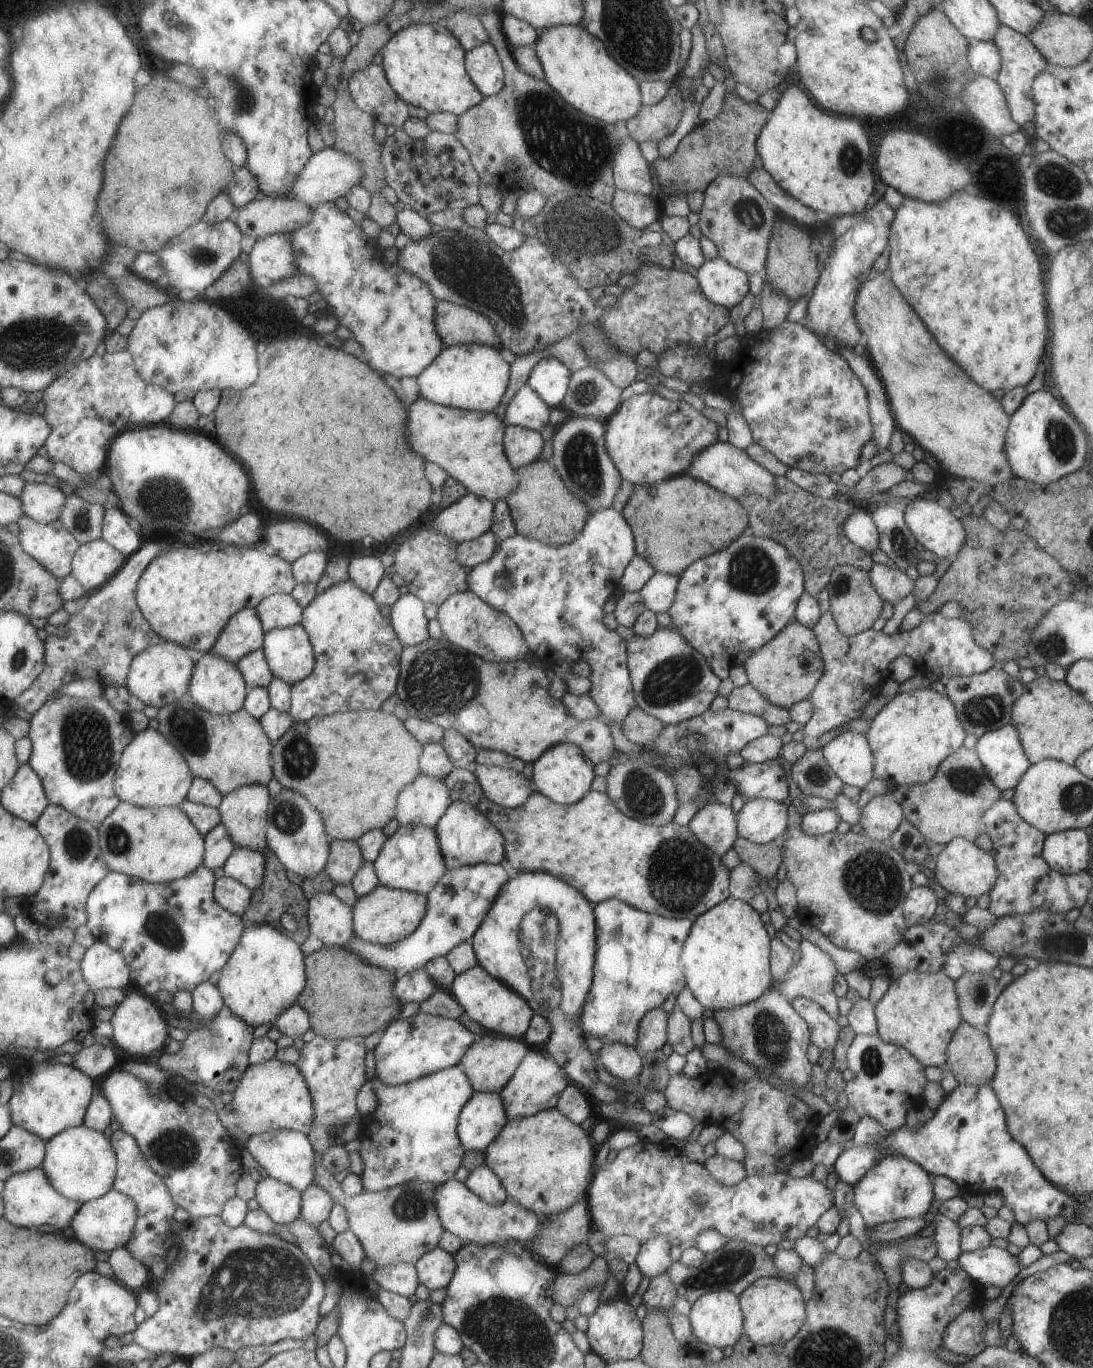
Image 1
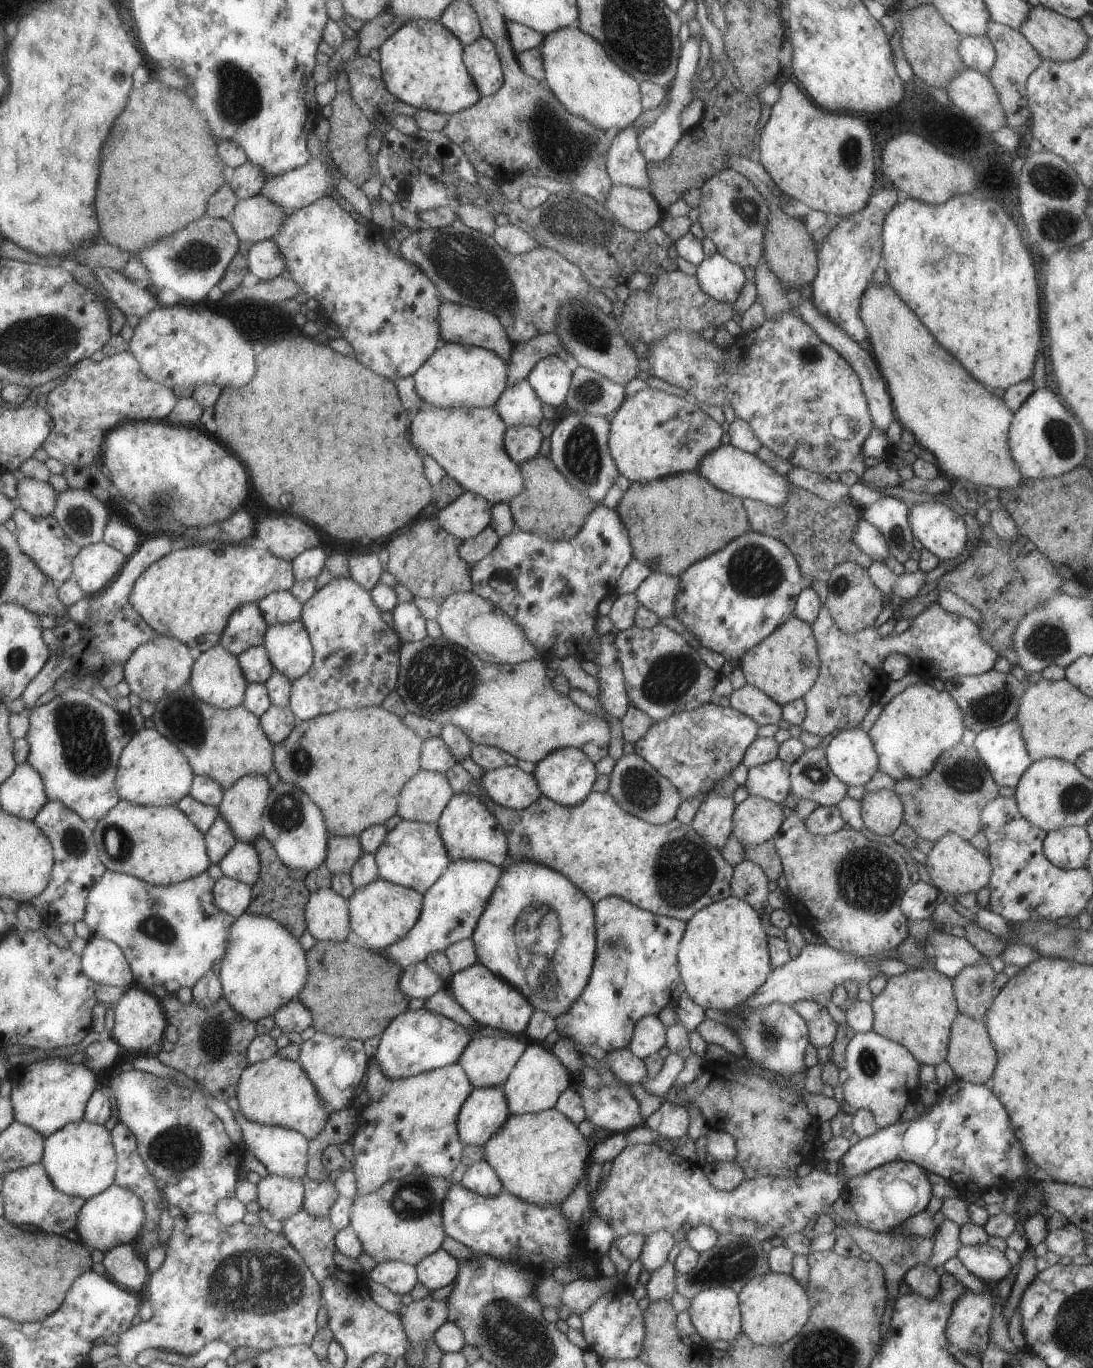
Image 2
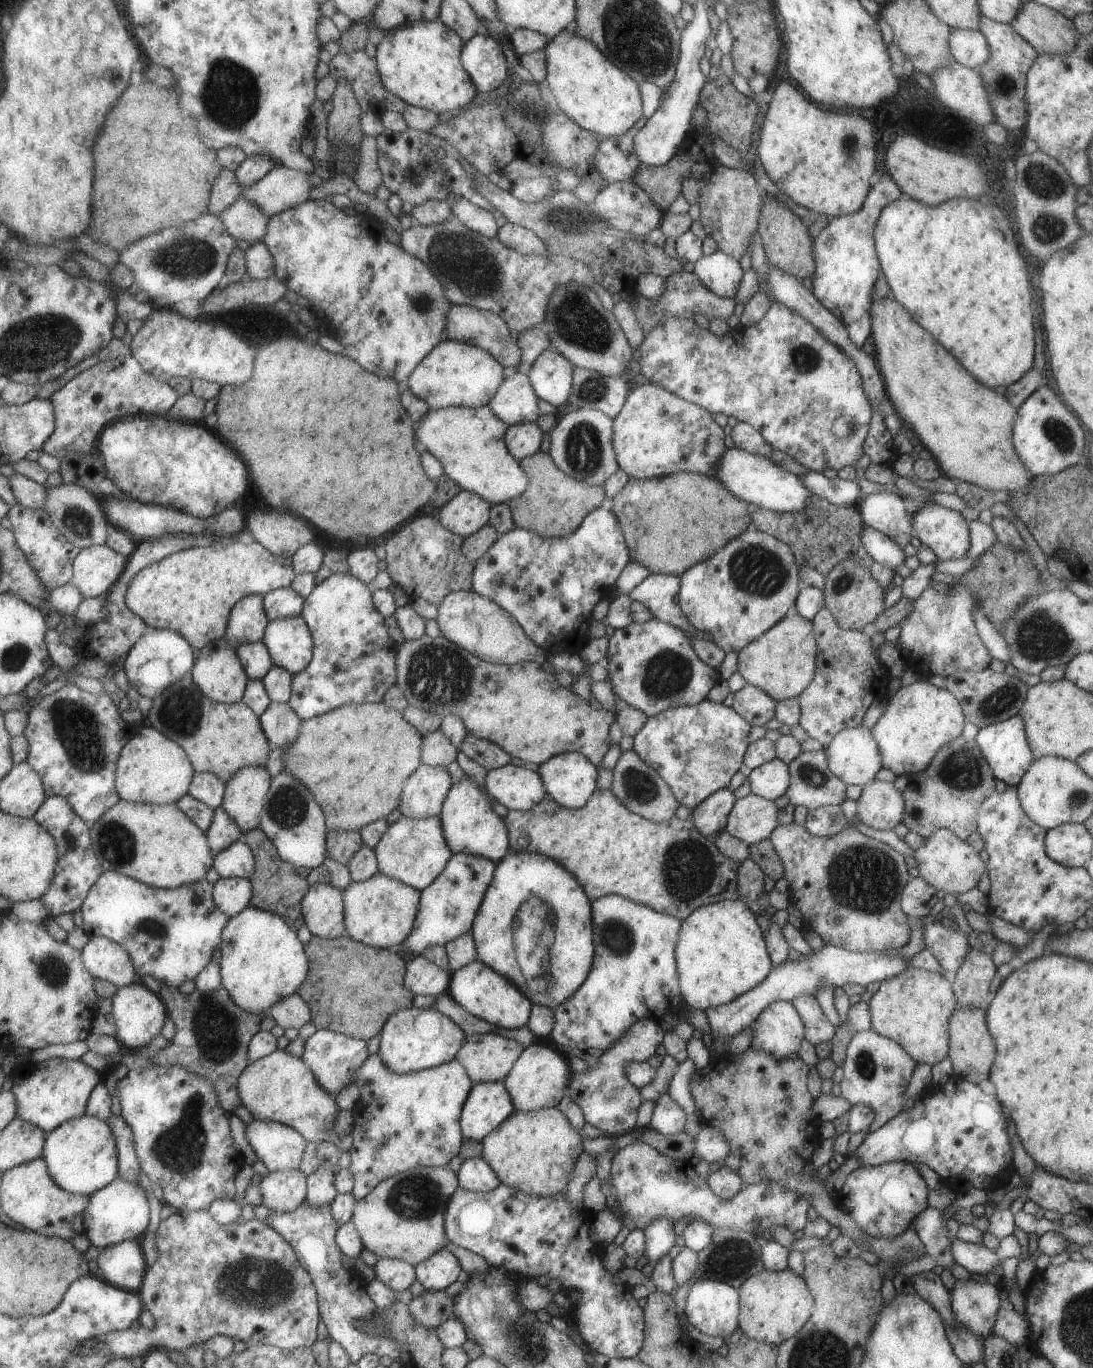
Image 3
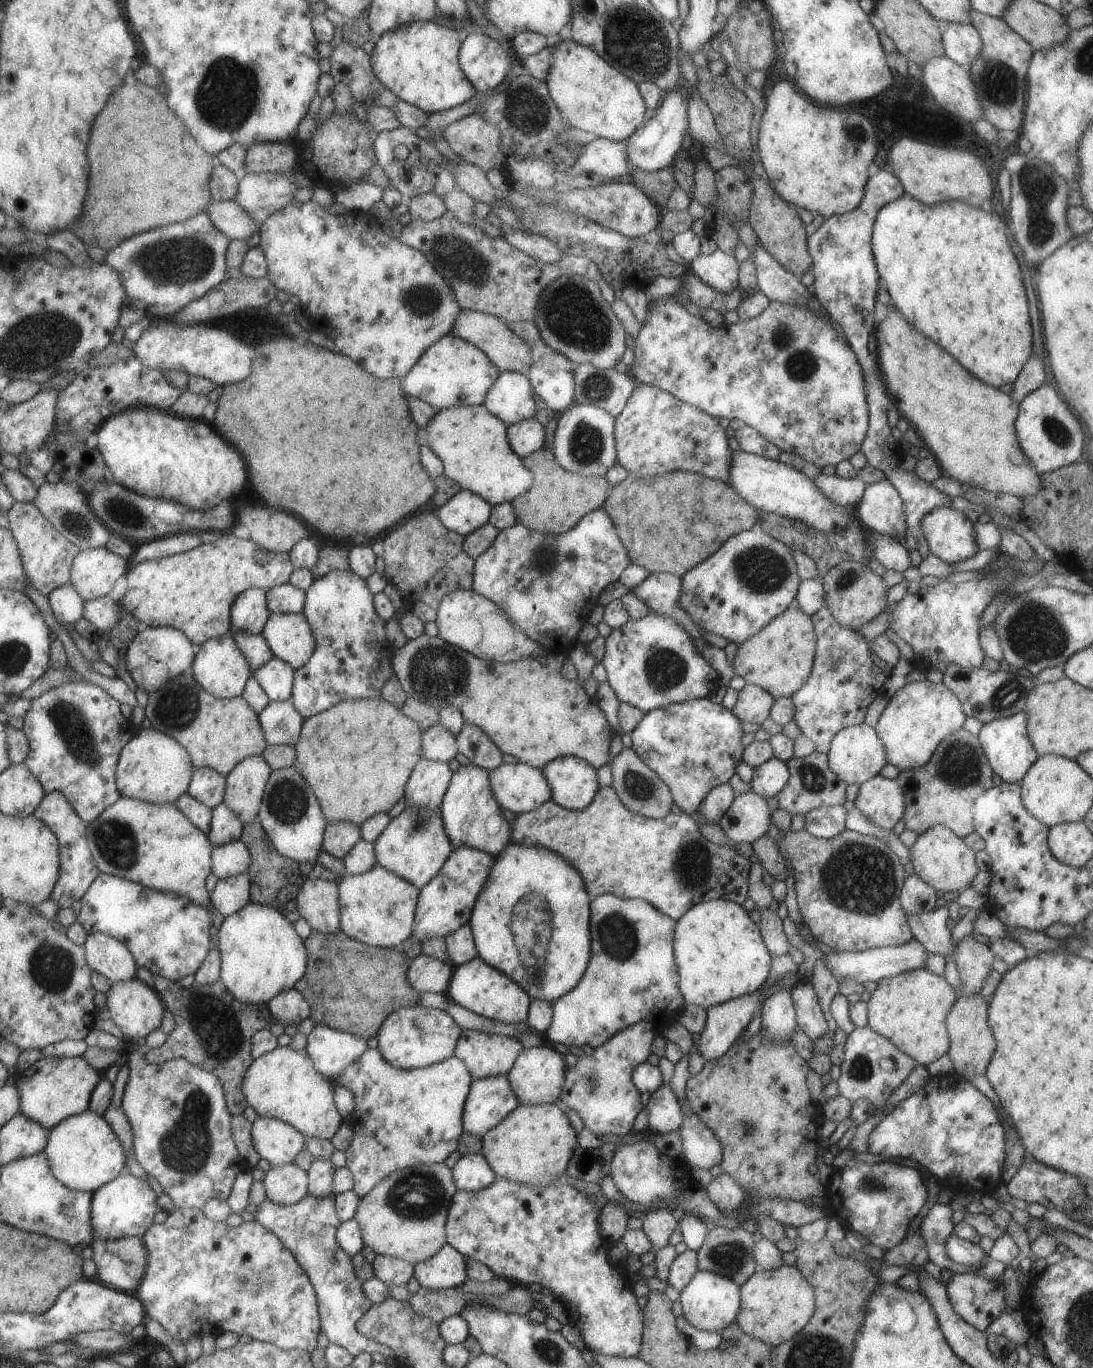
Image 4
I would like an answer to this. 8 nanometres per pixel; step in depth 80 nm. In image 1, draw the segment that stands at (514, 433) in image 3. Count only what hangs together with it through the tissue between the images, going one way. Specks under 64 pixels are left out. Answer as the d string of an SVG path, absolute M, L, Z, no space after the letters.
M506 425L502 436L505 456L513 470L527 466L540 458L542 440L540 432Z

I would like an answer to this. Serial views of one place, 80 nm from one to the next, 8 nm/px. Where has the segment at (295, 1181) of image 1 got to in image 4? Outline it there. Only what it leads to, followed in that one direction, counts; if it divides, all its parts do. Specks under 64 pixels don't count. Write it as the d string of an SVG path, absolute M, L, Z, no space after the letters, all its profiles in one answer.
M259 1117L251 1123L250 1137L253 1148L271 1167L294 1162L294 1158L305 1148L305 1137L290 1124L269 1117Z

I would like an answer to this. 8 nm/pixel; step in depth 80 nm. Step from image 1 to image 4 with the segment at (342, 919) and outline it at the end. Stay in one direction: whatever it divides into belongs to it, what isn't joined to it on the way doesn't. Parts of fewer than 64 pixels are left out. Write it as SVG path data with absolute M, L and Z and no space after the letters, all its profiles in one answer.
M304 877L299 886L296 907L310 930L324 935L341 931L337 882Z

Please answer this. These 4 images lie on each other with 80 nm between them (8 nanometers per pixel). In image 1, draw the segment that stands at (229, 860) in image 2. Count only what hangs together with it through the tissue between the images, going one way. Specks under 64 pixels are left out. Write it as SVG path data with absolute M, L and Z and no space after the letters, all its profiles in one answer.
M234 847L222 867L225 875L245 885L252 892L261 886L264 862L264 856L260 852Z

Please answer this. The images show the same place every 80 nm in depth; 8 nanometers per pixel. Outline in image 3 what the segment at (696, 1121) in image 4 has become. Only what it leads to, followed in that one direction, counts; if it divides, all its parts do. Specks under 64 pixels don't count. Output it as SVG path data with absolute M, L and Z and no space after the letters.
M703 1124L699 1132L691 1138L694 1144L694 1155L708 1163L721 1164L729 1154L728 1142L723 1133L707 1124Z

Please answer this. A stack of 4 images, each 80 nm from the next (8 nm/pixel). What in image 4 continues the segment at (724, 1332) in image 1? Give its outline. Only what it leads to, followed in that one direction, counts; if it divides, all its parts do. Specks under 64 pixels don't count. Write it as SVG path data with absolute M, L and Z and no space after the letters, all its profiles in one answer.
M697 1270L687 1286L680 1290L678 1301L682 1306L682 1315L689 1324L702 1331L721 1333L726 1327L735 1323L740 1305L740 1292L730 1278Z

